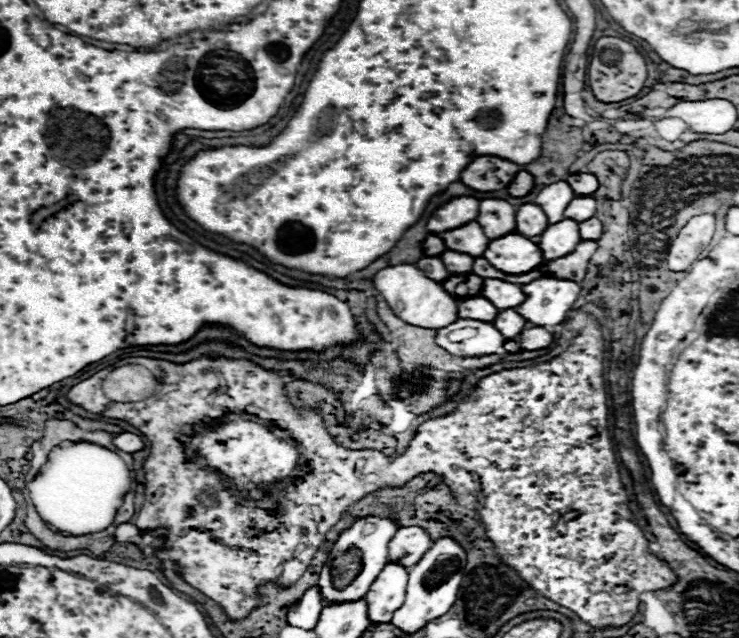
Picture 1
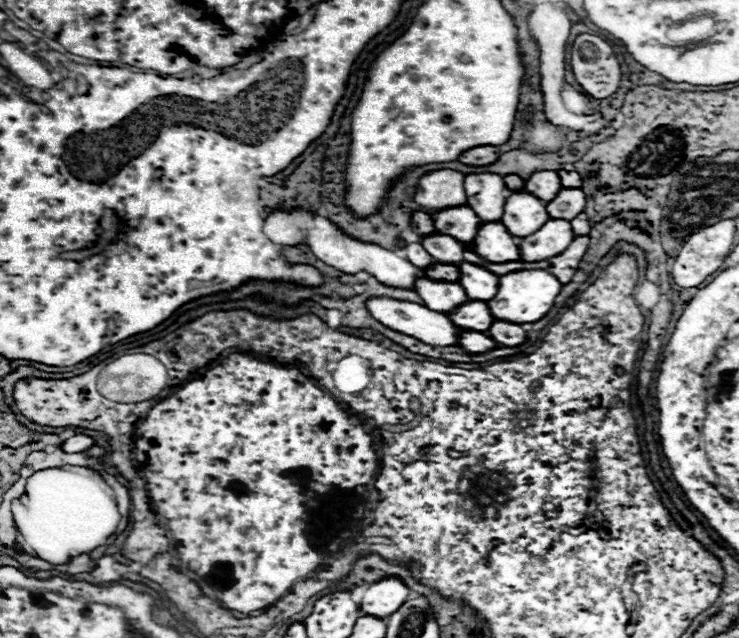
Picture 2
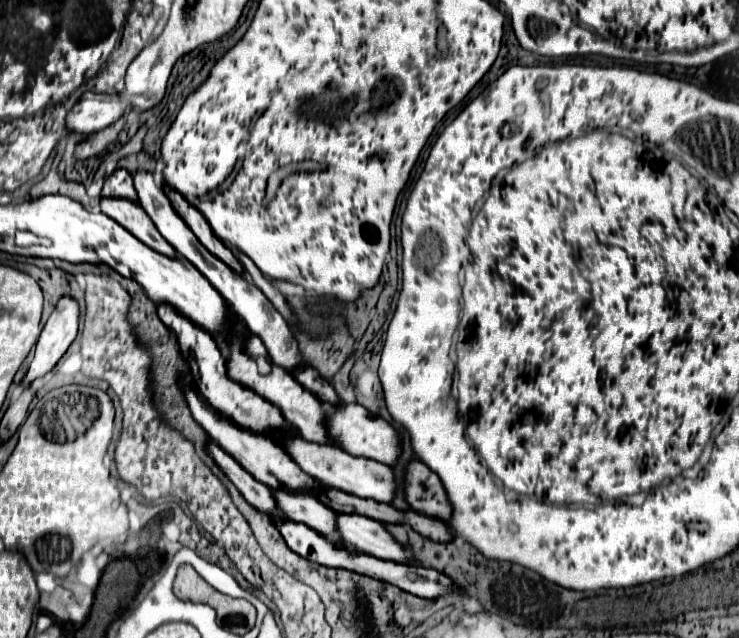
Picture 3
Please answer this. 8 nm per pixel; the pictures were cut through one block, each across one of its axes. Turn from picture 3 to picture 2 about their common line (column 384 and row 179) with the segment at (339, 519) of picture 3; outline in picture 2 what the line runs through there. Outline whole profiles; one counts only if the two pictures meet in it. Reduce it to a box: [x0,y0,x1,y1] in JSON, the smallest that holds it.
[524,170,562,202]

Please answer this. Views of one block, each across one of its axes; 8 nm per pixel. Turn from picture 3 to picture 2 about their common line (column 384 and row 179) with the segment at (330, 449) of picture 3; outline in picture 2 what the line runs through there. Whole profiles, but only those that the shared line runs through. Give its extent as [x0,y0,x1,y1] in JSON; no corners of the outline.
[464,174,512,222]

